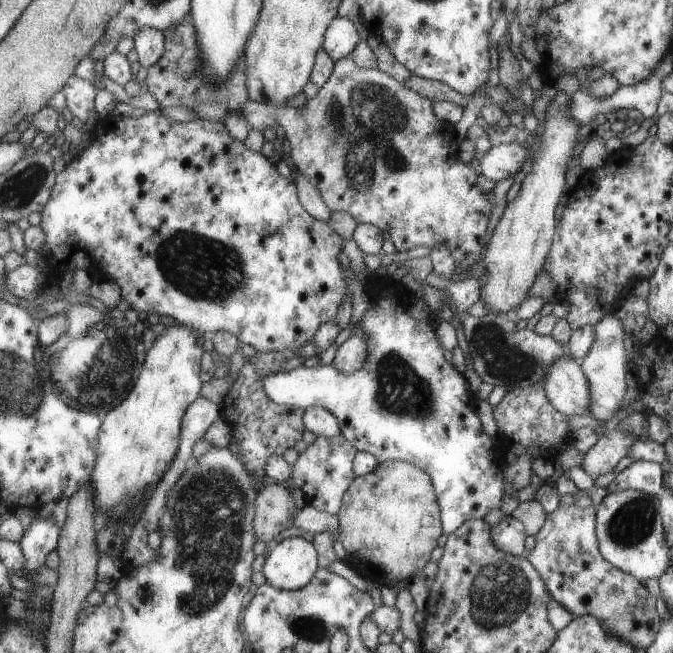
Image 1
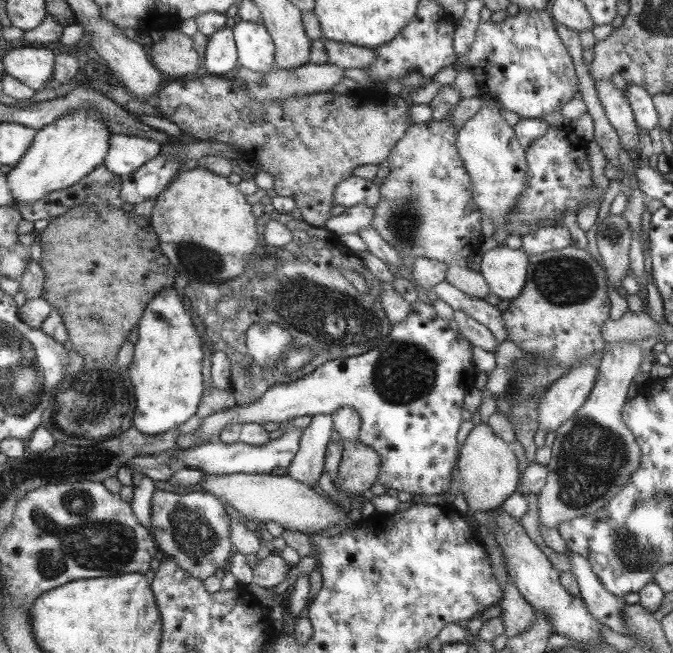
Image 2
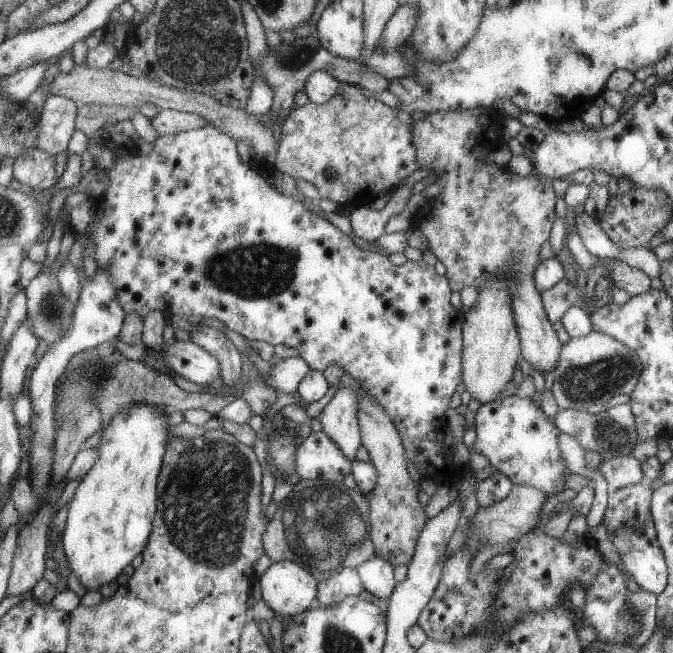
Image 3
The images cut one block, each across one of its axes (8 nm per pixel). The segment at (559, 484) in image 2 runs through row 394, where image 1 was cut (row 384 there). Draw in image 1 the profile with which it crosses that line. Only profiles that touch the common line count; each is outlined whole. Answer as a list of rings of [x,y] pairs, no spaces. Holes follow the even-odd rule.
[[[613,315],[601,317],[593,328],[593,342],[579,363],[590,384],[591,409],[588,410],[588,416],[595,418],[595,420],[605,421],[611,418],[615,412],[619,412],[619,404],[621,404],[621,398],[625,394],[625,386],[627,386],[627,382],[625,382],[627,358],[625,356],[627,354],[623,348],[621,322],[615,320]]]

